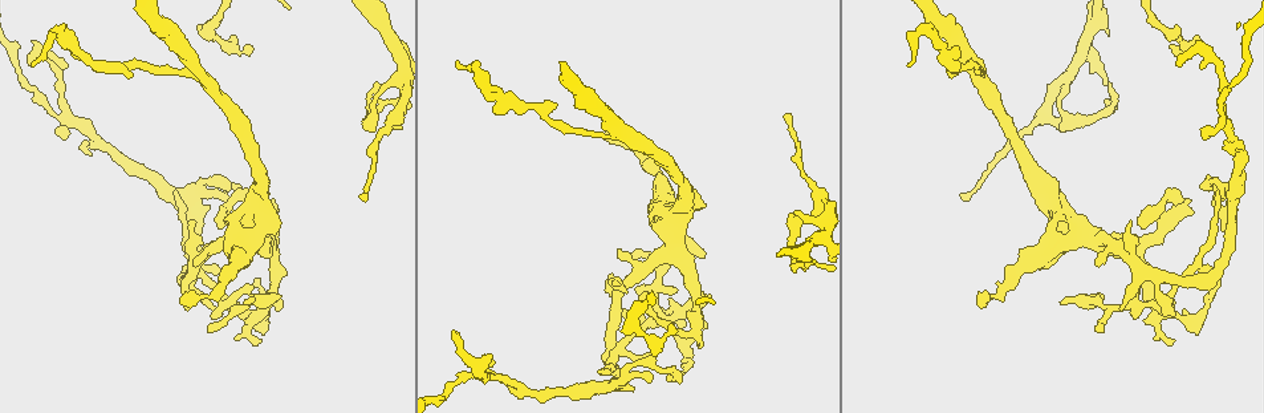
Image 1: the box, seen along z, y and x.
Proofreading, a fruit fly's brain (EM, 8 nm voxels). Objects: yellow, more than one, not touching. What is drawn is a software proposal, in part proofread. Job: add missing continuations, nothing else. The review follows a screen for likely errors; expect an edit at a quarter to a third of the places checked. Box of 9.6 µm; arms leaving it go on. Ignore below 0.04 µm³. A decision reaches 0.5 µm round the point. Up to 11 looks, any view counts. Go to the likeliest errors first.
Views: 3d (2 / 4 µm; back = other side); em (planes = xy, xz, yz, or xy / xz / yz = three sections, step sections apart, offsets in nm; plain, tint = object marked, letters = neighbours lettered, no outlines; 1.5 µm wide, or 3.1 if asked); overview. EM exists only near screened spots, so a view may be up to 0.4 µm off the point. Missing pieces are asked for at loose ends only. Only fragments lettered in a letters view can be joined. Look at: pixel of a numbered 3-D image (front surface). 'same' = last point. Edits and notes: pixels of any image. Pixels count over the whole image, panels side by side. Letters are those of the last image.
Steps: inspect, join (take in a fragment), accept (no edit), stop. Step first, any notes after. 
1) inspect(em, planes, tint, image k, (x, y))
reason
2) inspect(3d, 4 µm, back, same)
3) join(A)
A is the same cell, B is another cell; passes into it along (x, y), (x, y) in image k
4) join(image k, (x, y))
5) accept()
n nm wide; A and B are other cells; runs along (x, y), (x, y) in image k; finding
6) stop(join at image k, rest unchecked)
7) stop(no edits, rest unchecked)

inspect(em, planes, letters, image 1, (1130, 220))
an open end

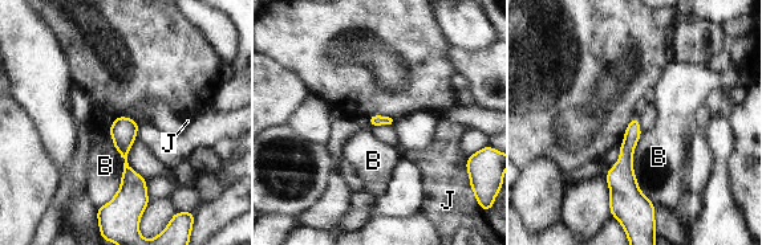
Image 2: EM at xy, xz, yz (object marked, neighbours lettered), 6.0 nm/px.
accept()
B and J are other cells; border along (108, 129), (124, 172), (97, 208) in image 2; no lettered fragment goes on from it

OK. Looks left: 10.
inspect(em, yz, step 8, tint, image 1, (1101, 331))
thin end

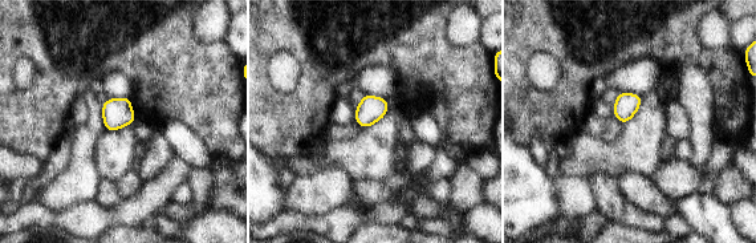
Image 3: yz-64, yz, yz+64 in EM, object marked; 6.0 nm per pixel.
inspect(em, xy, step 8, letters, same)
cut it another way

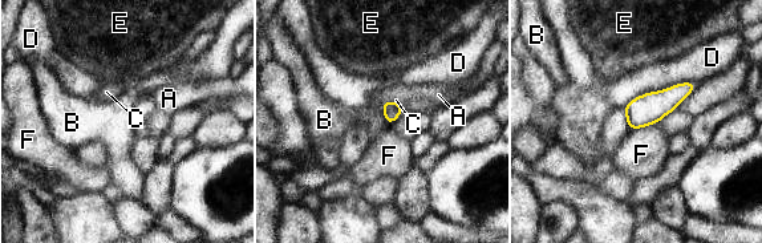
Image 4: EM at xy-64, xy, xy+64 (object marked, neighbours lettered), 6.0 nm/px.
accept()
A, B, C, D, E and F are other cells; border along (657, 122), (631, 130) in image 4; no lettered fragment goes on from it

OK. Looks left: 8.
inspect(em, planes, letters, image 1, (1202, 68))
an open end

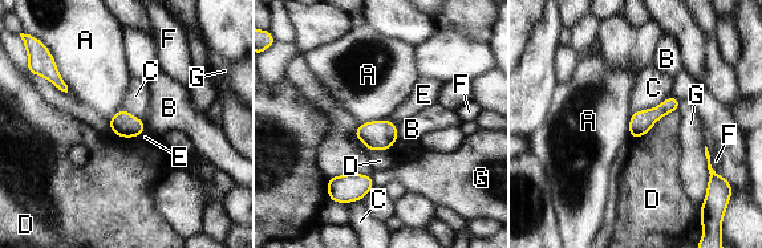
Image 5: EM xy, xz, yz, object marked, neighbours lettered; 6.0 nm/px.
accept()
A, B, C, D, E, F and G are other cells; border along (676, 110), (632, 138) in image 5; none of them fits

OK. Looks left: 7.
inspect(em, planes, letters, image 1, (225, 194))
free end

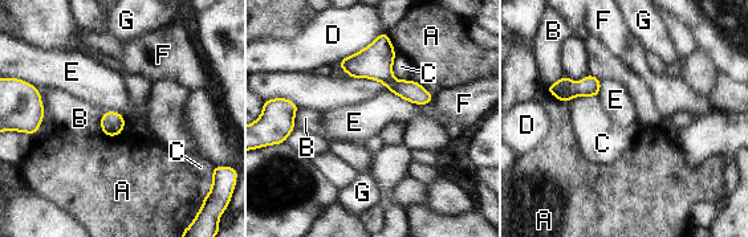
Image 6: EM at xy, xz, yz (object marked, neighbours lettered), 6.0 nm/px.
accept()
A, B, C, D, E, F and G are other cells; border along (387, 89), (407, 101), (429, 105) in image 6; none of them fits

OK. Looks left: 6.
stop(no edits, rest unchecked)

